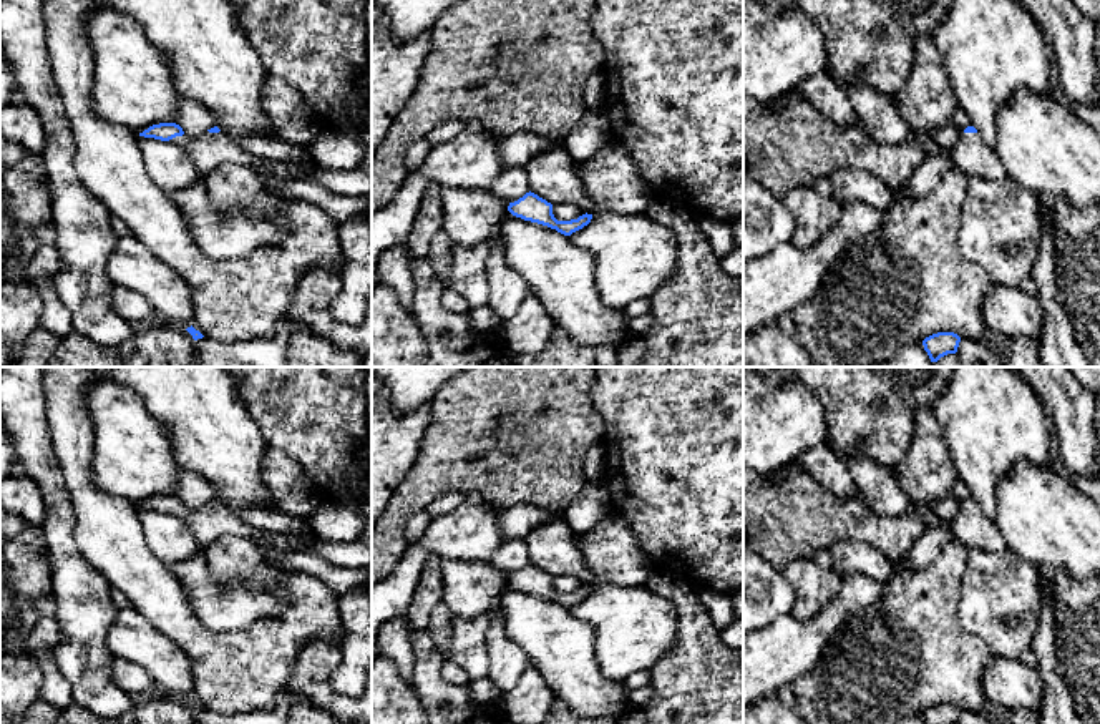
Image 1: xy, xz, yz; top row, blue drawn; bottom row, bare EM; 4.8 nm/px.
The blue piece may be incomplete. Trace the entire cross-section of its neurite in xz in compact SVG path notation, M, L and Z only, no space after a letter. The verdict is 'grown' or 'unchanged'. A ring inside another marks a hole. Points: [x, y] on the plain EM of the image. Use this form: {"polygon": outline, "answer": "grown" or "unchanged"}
{"polygon": "M531 563L518 573L509 575L508 583L516 589L548 598L564 608L571 608L572 604L582 601L592 591L592 586L586 585L577 591L557 593L552 586L552 576Z", "answer": "unchanged"}

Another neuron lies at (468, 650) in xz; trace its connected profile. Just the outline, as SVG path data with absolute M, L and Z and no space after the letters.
M489 614L476 616L471 619L453 619L453 643L446 658L460 664L468 673L471 681L488 676L489 656L486 633L489 626Z

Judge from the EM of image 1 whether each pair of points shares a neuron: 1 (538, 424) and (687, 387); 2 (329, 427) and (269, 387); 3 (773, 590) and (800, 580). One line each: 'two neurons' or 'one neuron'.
1: two neurons
2: one neuron
3: two neurons

